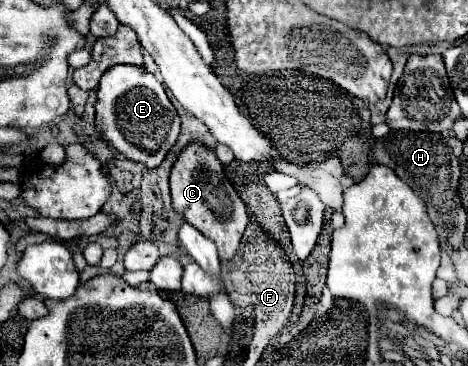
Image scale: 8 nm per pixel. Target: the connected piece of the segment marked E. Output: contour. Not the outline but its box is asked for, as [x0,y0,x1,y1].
[96,64,180,168]

